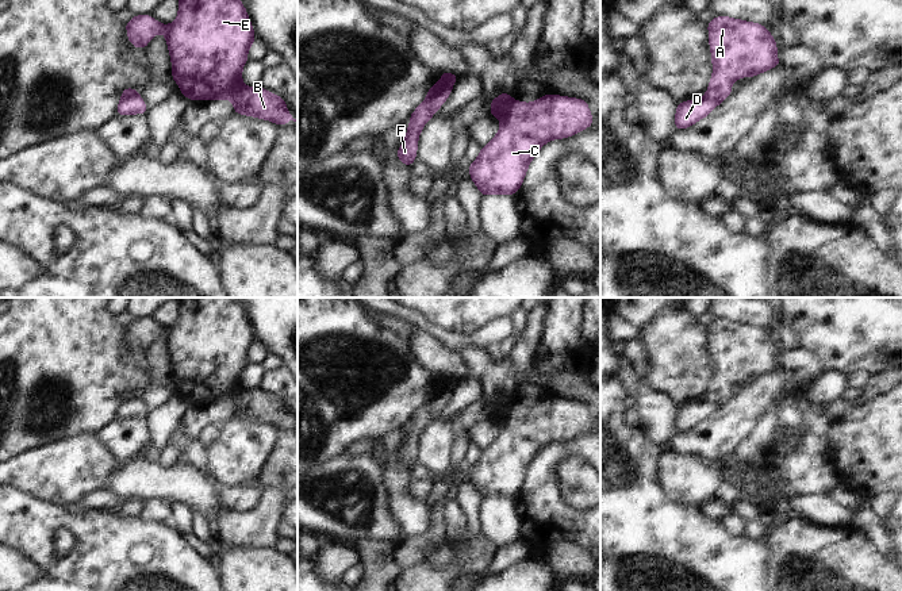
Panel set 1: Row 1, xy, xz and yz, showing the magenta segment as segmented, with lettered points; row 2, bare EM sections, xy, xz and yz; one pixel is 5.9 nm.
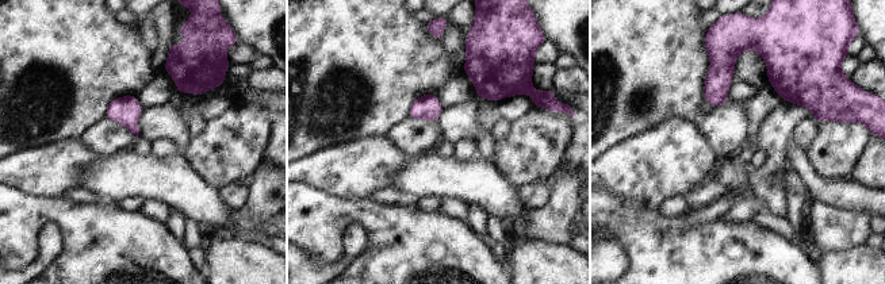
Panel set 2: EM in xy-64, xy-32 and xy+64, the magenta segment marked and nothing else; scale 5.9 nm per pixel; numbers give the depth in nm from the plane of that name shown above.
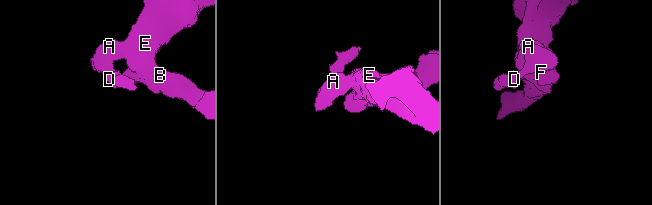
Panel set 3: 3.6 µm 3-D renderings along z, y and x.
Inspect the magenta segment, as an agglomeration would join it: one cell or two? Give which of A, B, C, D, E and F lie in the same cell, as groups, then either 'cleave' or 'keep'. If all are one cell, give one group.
groups A B C E F / D; cleave

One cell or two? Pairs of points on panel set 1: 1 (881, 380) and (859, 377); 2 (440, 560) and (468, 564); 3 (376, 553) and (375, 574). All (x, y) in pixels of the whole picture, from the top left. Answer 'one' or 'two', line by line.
1: two
2: one
3: one

